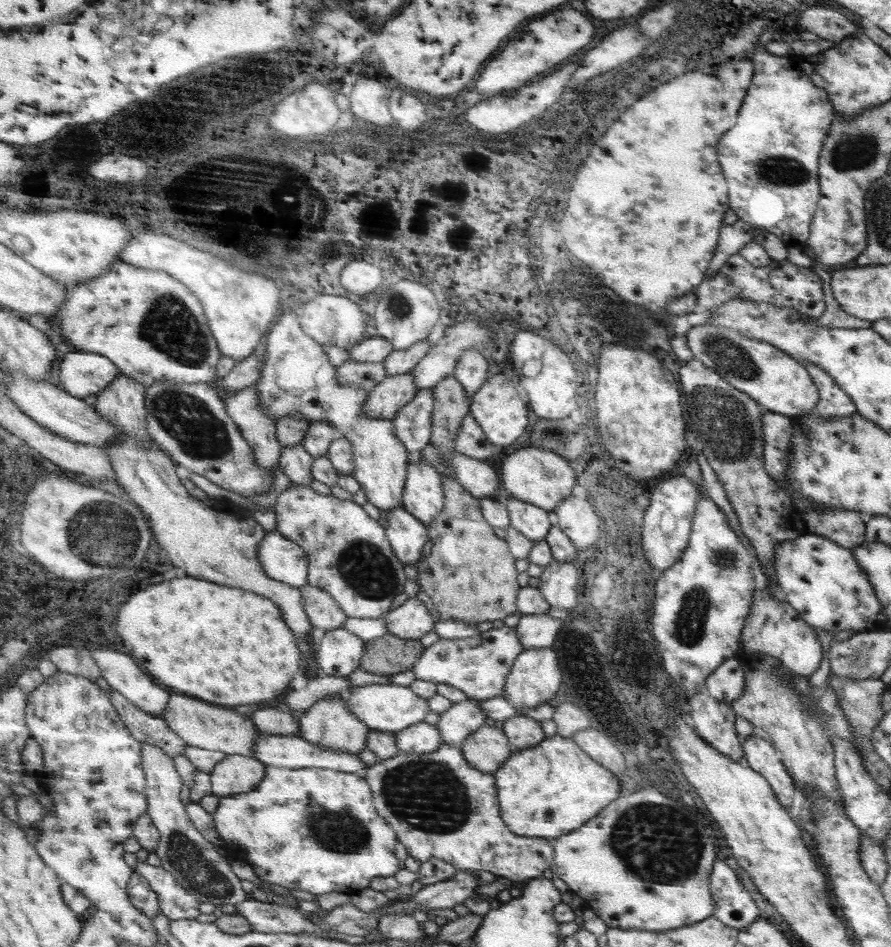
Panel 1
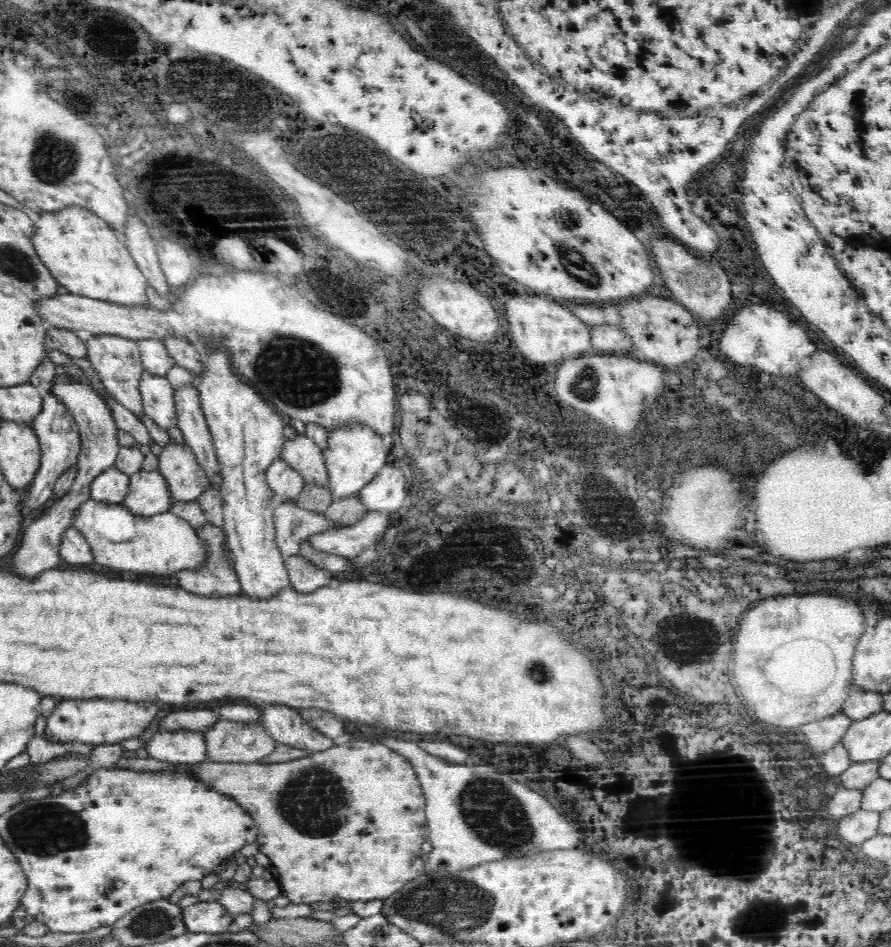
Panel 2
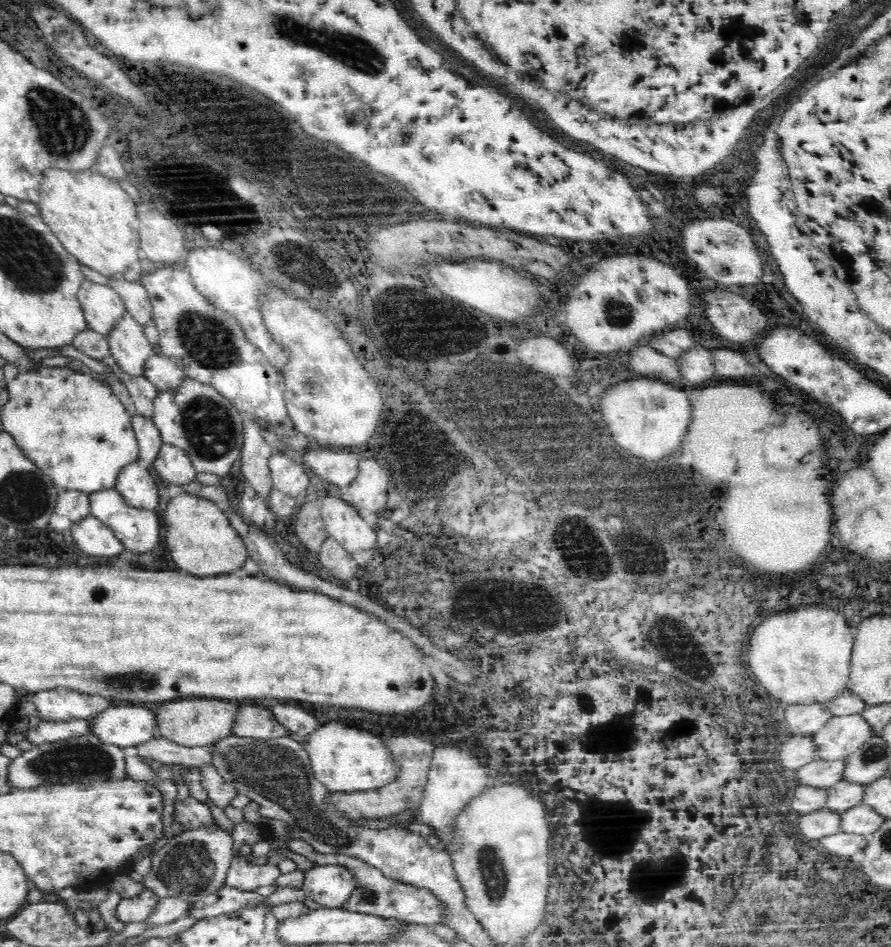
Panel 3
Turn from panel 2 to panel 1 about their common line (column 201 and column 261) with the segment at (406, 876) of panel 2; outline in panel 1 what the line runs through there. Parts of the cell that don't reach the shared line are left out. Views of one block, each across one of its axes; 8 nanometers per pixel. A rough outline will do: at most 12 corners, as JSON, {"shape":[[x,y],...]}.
{"shape":[[227,756],[213,770],[217,798],[253,792],[267,764]]}

